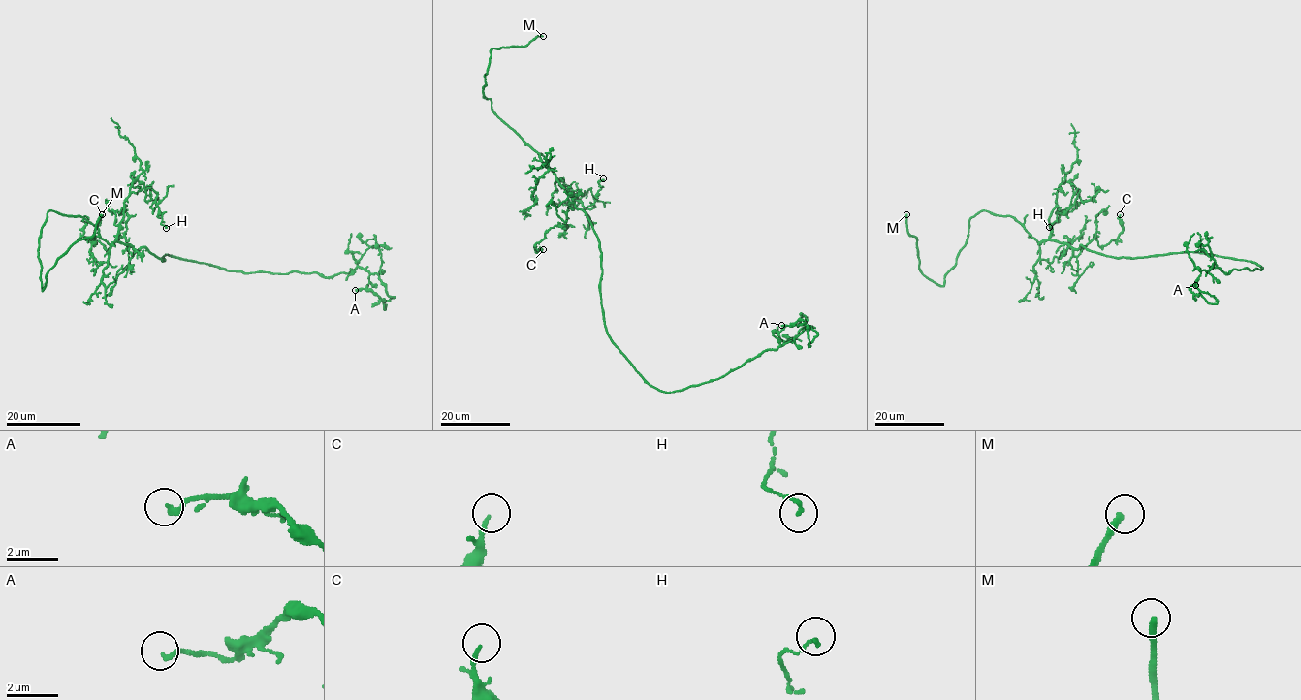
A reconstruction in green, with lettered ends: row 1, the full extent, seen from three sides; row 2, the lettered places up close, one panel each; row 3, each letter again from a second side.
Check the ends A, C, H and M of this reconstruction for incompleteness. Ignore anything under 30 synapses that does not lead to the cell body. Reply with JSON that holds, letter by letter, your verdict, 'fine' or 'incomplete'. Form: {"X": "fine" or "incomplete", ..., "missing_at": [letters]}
{"A": "fine", "C": "fine", "H": "fine", "M": "incomplete", "missing_at": ["M"]}

